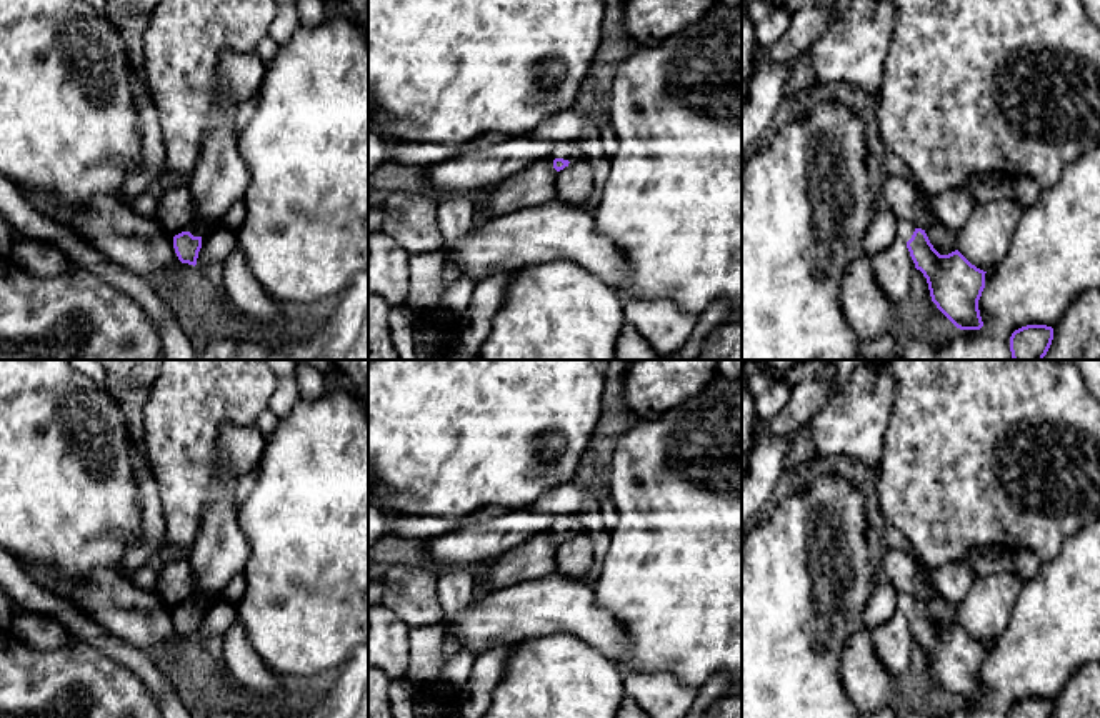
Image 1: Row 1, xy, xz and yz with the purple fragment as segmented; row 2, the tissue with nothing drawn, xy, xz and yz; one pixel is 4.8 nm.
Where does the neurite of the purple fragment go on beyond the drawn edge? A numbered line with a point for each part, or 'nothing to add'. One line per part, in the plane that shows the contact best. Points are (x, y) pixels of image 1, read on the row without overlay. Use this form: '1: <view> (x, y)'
1: xy (199, 600)

